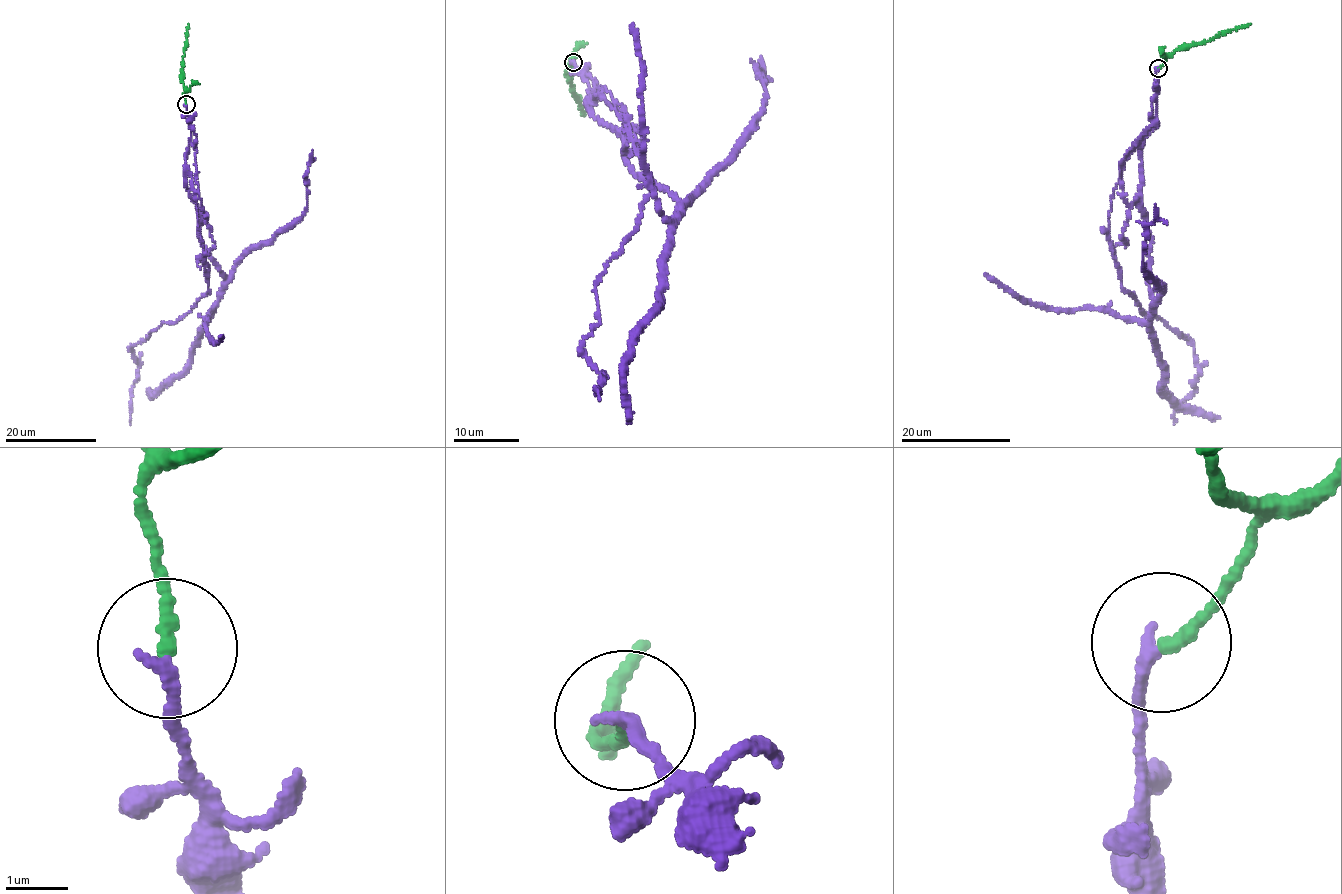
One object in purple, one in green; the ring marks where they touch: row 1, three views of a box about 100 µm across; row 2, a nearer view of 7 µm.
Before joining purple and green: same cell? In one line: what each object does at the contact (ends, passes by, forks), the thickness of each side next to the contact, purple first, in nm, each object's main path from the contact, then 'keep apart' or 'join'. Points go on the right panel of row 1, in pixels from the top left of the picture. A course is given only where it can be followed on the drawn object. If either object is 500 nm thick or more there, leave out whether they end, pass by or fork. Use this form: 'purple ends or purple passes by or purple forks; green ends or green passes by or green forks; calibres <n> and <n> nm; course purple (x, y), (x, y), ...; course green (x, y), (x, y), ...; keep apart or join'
purple ends; green ends; calibres 200 and 190 nm; course purple (1157, 69), (1157, 124), (1124, 160), (1108, 215), (1122, 288), (1195, 349), (1195, 392), (1174, 423); course green (1157, 67), (1176, 51), (1251, 25); keep apart

